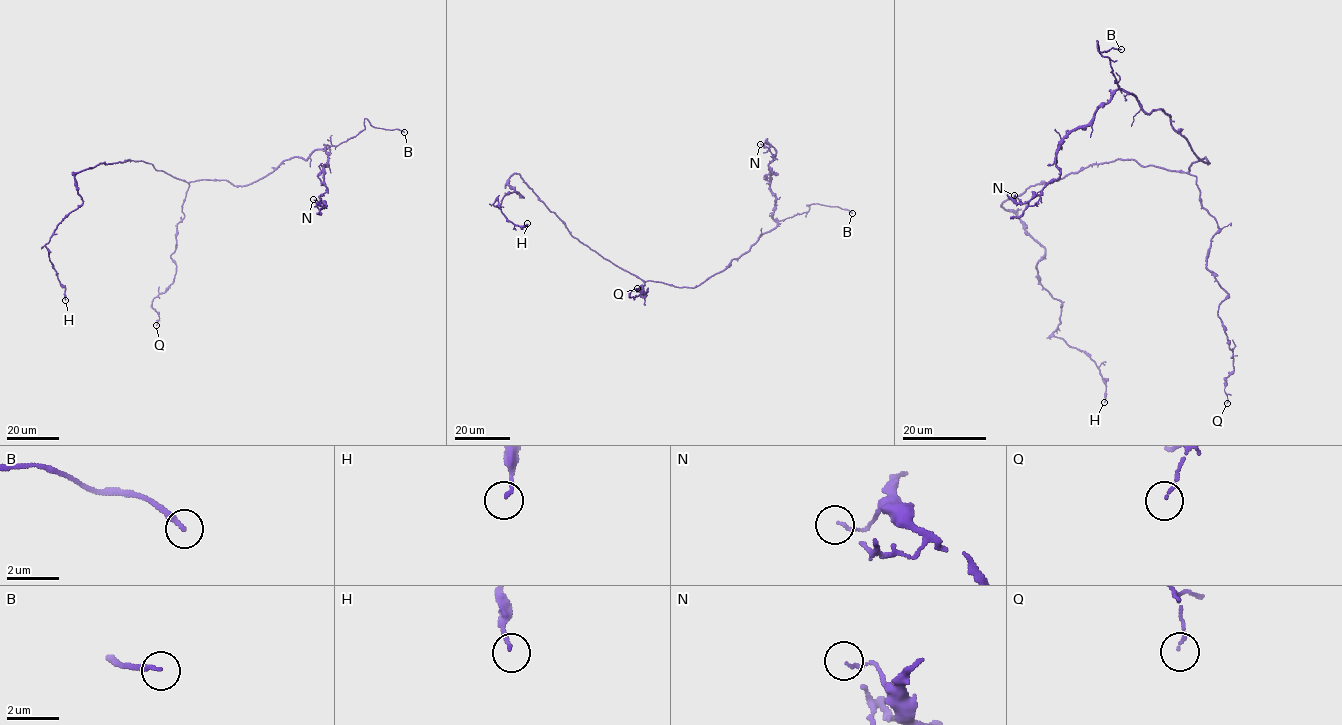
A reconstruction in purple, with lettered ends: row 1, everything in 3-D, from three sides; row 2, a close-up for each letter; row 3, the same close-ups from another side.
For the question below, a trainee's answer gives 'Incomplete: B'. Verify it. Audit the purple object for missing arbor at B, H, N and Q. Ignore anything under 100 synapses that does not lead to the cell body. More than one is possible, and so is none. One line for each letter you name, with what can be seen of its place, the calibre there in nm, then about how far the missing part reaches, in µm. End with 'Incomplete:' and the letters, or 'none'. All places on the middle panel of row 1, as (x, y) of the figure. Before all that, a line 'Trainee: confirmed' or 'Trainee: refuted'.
Trainee: confirmed
B: (852, 213) | 190 nm | 3 µm
Incomplete: B

